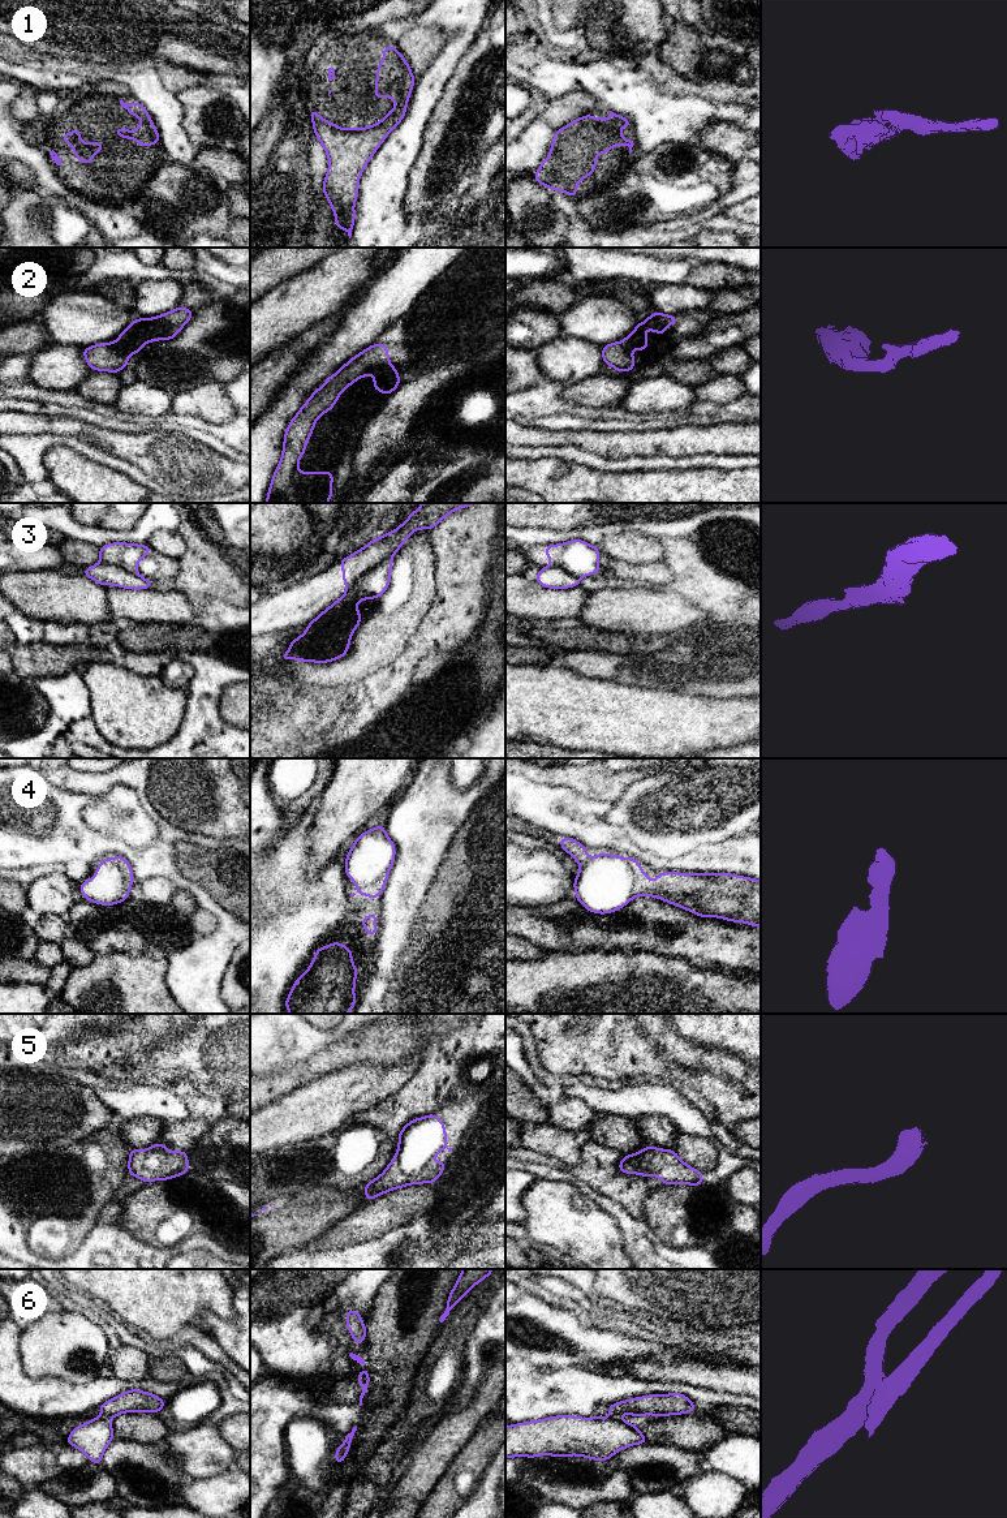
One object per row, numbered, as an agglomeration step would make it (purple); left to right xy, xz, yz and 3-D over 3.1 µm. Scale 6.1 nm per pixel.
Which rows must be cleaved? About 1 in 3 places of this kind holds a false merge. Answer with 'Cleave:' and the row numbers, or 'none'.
Cleave: 3, 6

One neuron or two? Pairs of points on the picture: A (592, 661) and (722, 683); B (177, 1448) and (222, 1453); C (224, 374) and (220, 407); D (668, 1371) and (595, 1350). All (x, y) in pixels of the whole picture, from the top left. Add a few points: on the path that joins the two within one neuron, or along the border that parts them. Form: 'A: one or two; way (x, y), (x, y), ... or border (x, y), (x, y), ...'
A: one; way (624, 669), (687, 673), (689, 675)
B: one; way (188, 1448), (202, 1453), (211, 1453)
C: two; border (210, 378), (223, 385)
D: two; border (662, 1364), (653, 1359), (635, 1359), (628, 1367)

